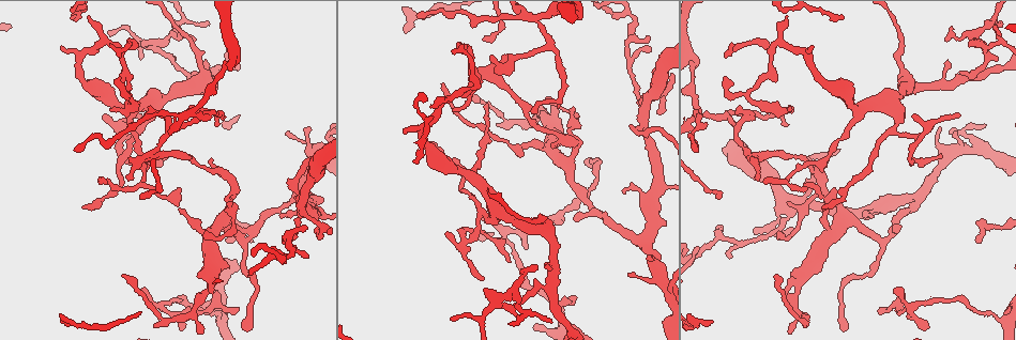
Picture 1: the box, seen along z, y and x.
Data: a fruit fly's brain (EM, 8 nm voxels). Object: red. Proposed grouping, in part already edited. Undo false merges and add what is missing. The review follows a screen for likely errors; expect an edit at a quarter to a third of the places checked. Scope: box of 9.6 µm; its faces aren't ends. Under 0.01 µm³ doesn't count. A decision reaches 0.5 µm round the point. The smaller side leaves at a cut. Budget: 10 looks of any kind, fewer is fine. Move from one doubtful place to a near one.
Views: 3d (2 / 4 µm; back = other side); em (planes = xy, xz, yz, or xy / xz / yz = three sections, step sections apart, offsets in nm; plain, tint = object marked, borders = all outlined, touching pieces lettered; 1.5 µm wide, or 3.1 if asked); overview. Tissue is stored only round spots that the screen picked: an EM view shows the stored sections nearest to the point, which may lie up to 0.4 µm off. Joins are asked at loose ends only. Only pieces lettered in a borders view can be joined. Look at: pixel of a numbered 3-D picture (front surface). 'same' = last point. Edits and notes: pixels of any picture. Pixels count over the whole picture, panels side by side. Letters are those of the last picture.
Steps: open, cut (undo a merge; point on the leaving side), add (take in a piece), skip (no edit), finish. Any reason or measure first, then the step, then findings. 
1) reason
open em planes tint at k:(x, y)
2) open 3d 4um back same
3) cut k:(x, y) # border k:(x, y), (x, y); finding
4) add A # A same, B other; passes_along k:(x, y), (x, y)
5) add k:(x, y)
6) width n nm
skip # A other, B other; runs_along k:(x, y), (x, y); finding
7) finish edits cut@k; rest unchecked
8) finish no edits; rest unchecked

four arms meet
open 3d 4um at 1:(196, 113)

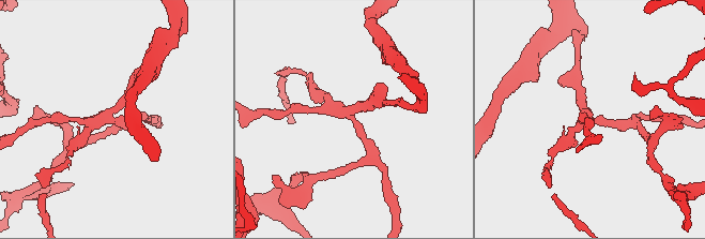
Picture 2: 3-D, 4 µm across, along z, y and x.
arms 4; shape alone is not enough
open em xz step 8 tint at 2:(350, 118)

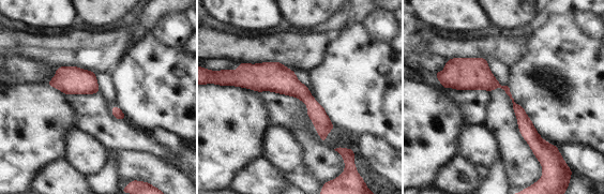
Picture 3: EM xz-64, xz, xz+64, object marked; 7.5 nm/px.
open em planes borders same

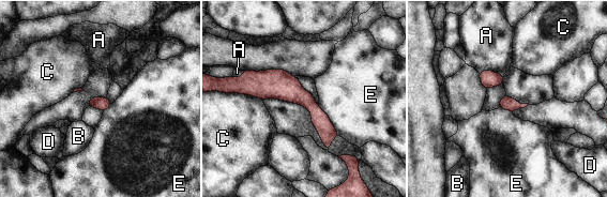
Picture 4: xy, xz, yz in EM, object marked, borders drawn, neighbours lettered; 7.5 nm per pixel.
width 100 nm
skip # A other, B other, C other, D other, E other; runs_along 4:(242, 87), (302, 96), (328, 146); continuous, no second cell

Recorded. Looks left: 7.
sharp bend
open 3d 2um at 1:(759, 158)

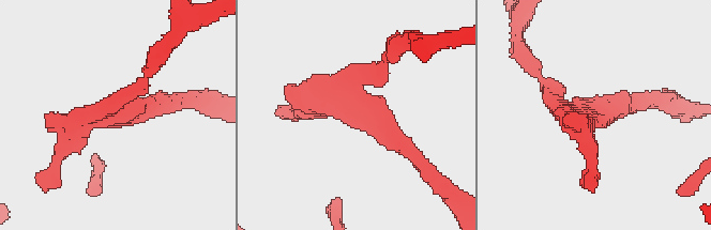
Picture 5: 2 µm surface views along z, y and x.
open em planes borders at 5:(370, 110)

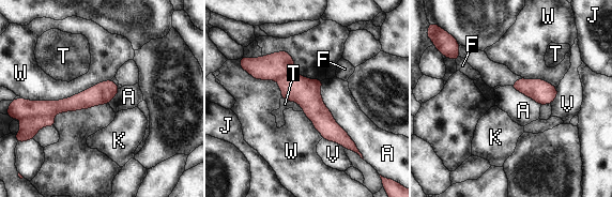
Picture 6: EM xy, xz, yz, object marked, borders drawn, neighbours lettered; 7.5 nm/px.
cut 6:(29, 127) # A other, F other, J other, K other, T other, V other, W other; border 6:(52, 117), (31, 118); two cells meet here

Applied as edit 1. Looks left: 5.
open overview

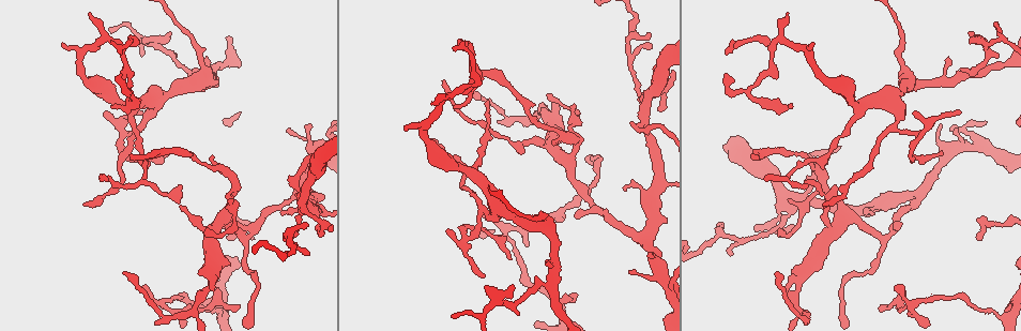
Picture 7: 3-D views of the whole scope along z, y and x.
an open end
open 3d 2um at 7:(212, 156)

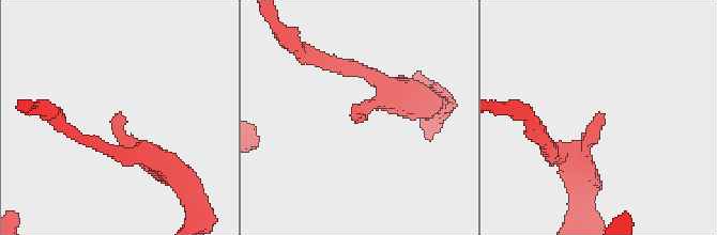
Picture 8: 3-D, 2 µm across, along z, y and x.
open em yz step 8 borders at 8:(119, 112)

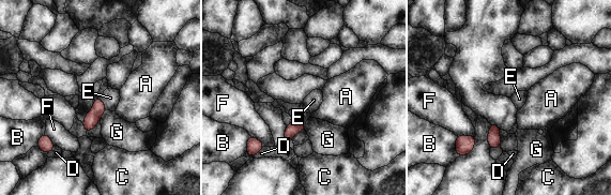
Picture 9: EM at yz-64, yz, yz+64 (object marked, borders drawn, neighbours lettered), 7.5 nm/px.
add E # A other, B other, C other, D other, E same, F other, G other; passes_along 9:(93, 116), (103, 103), (110, 98); the cell continues

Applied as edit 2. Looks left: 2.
redraw
open overview

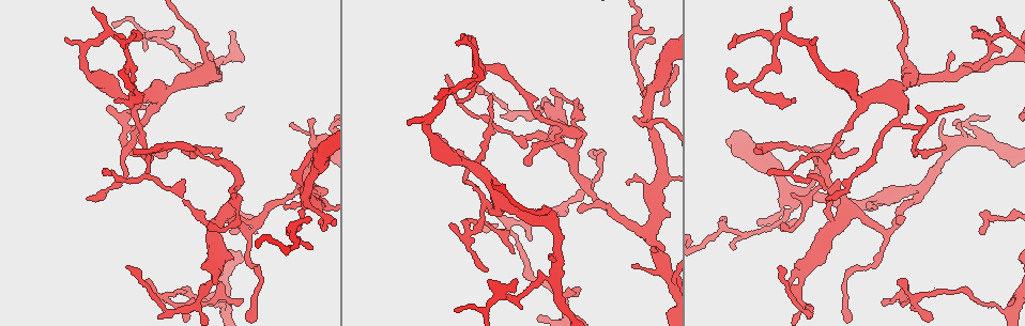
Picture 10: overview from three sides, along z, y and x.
free end
open em planes borders at 10:(874, 206)

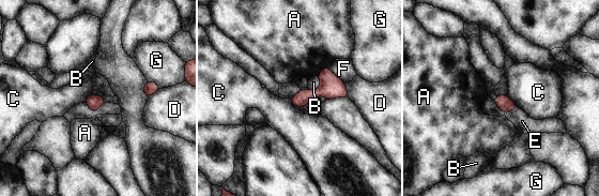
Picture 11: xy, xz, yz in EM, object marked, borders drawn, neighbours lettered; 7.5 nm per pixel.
add E # A other, B other, C other, D other, E same, F other, G other; passes_along 11:(504, 103), (512, 109), (522, 121); it goes on there

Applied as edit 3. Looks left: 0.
finish edits cut@6, add@9, add@11; rest unchecked

